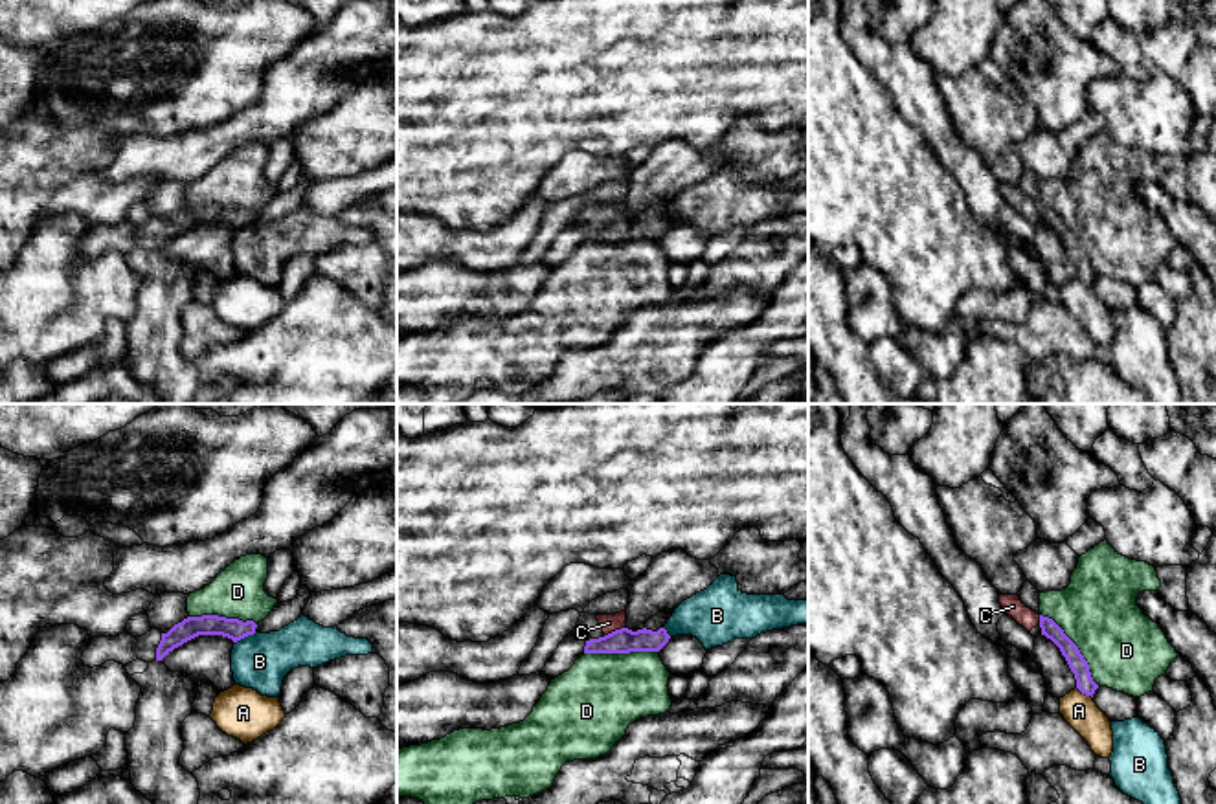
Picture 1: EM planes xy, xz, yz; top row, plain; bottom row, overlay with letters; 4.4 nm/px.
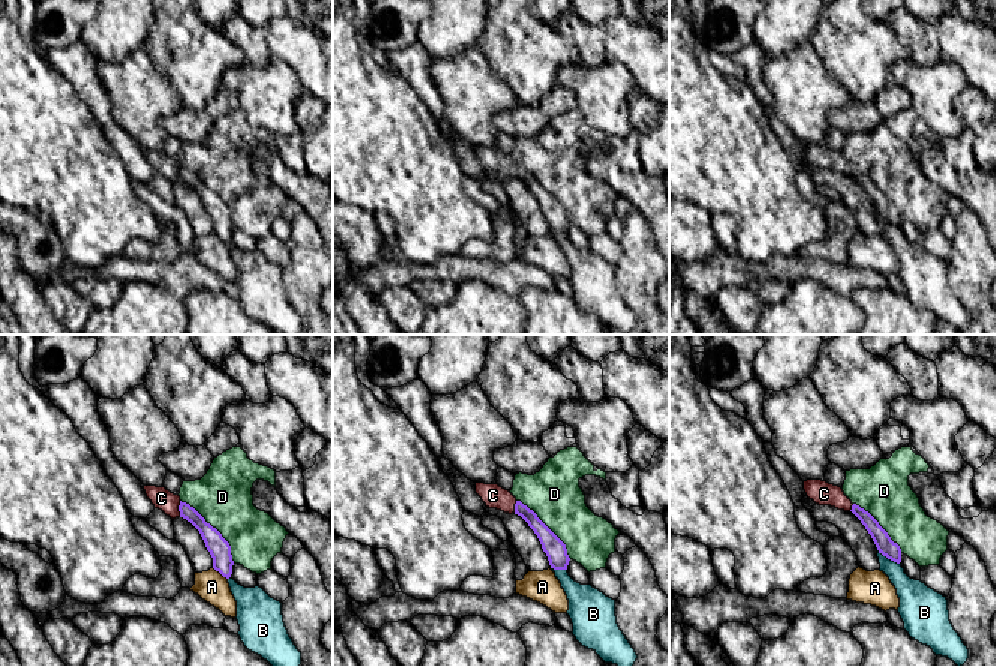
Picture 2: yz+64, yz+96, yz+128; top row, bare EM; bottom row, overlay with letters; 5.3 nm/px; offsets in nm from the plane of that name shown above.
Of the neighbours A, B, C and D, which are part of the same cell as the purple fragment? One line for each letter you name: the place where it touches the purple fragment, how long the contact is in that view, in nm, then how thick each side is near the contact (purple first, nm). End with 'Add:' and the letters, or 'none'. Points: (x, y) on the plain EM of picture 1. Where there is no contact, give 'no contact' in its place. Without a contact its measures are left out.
C: meets purple in xz at (616, 219); contact 100 nm long; 110 nm thick on the purple side, 80 nm on the other
Add: C

